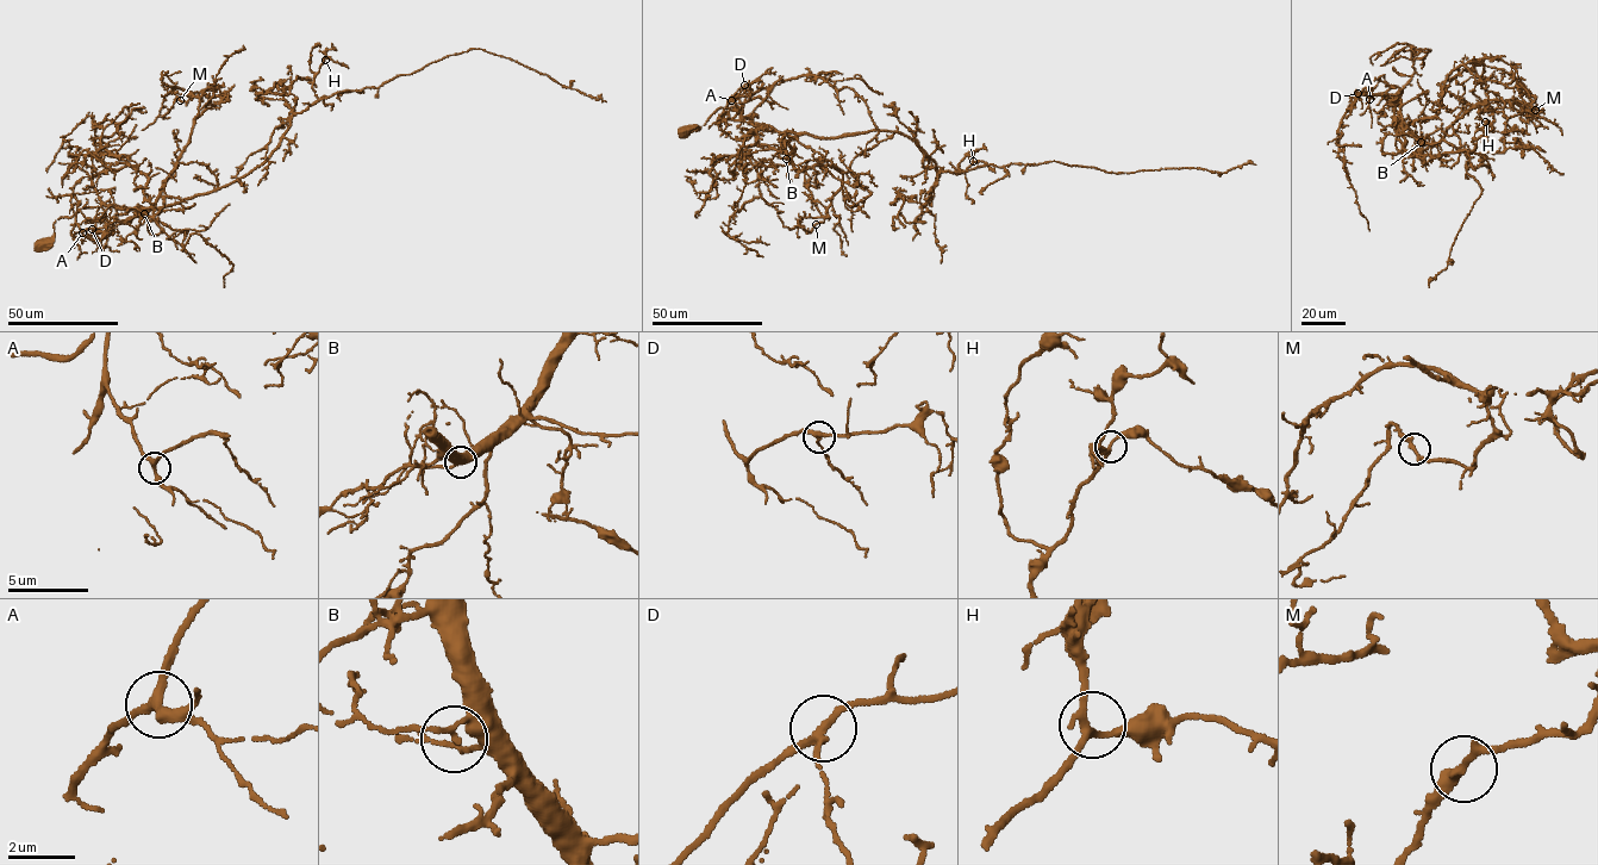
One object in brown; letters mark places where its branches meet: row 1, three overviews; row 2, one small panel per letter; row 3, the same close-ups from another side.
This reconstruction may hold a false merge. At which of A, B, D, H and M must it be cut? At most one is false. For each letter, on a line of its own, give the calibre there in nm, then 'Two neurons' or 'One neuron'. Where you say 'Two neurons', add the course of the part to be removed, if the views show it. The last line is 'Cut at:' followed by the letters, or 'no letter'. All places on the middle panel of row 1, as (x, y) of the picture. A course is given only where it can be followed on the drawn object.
A: Thickness 280 nm. One neuron
B: Thickness 130 nm. One neuron
D: Thickness 200 nm. One neuron
H: Thickness 200 nm. One neuron
M: Thickness 280 nm. One neuron
Cut at: no letter

